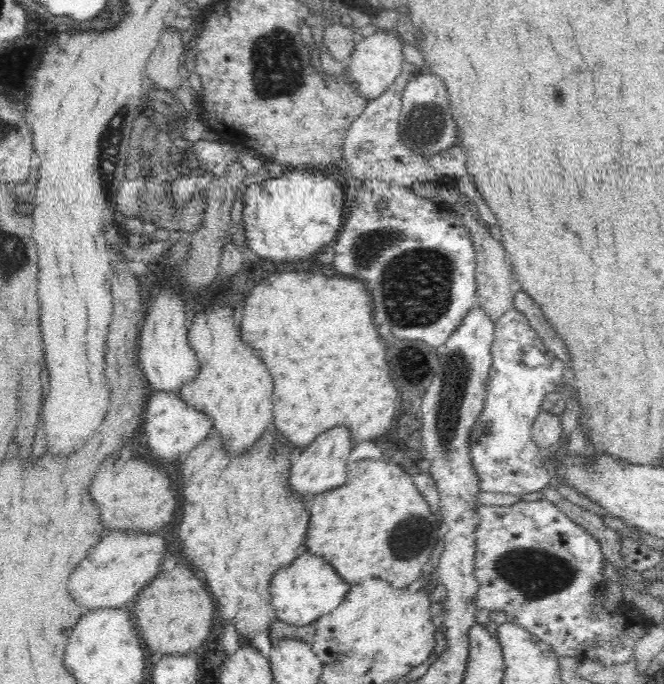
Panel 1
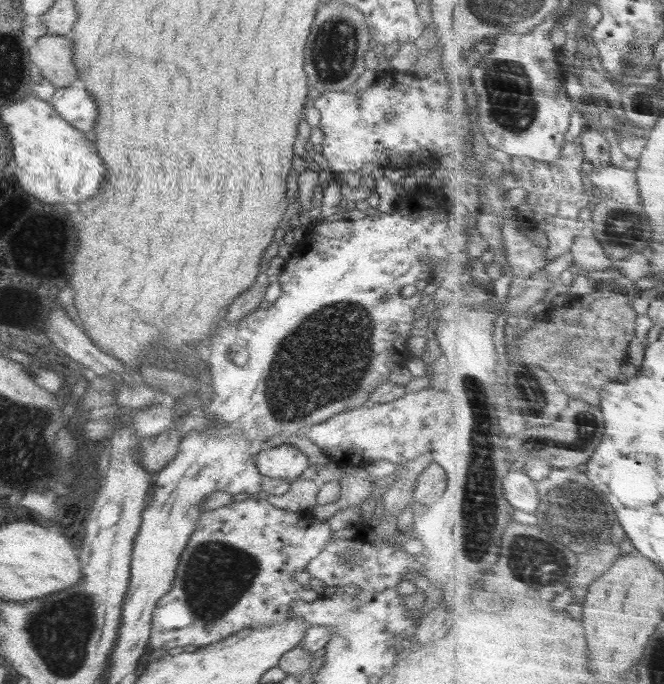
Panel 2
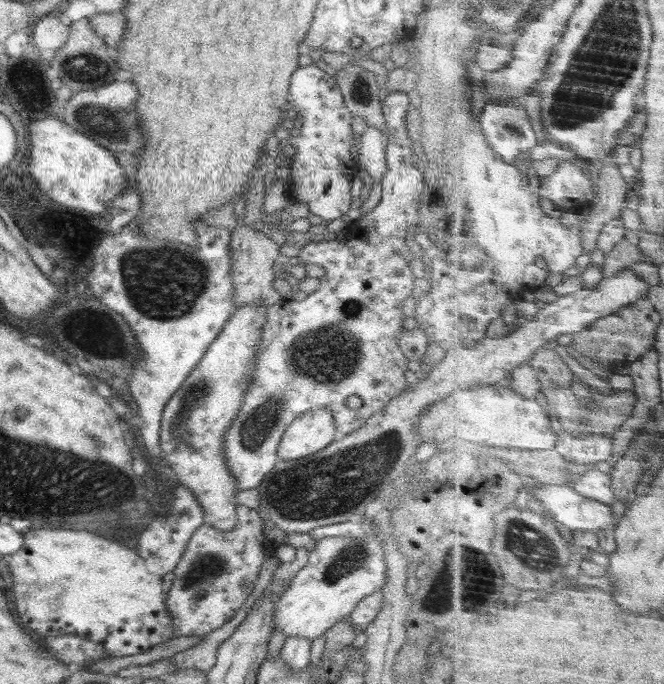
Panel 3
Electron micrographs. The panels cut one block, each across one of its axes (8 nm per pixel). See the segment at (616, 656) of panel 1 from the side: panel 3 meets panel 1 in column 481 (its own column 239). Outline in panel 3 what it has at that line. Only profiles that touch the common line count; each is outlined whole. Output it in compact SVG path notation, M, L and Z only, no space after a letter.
M236 505L236 513L238 513L238 524L232 532L220 532L206 523L200 525L190 537L182 558L173 570L175 578L166 598L166 609L174 617L172 625L176 626L177 636L197 635L205 638L208 633L228 622L246 603L246 597L253 591L262 571L266 553L275 554L276 544L264 535L264 524L258 511L247 506Z

